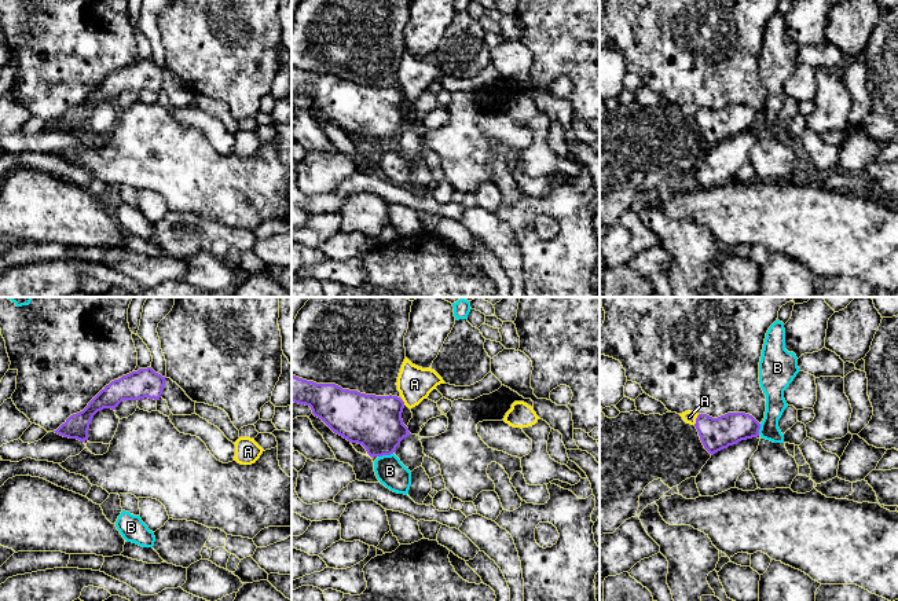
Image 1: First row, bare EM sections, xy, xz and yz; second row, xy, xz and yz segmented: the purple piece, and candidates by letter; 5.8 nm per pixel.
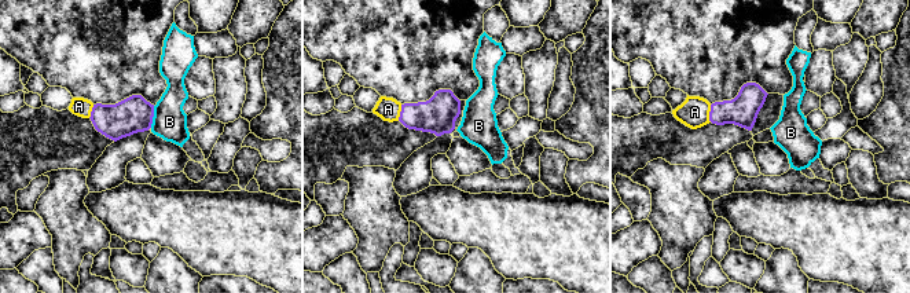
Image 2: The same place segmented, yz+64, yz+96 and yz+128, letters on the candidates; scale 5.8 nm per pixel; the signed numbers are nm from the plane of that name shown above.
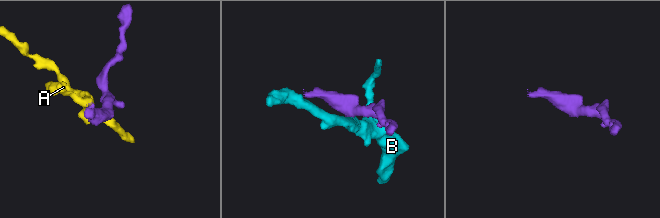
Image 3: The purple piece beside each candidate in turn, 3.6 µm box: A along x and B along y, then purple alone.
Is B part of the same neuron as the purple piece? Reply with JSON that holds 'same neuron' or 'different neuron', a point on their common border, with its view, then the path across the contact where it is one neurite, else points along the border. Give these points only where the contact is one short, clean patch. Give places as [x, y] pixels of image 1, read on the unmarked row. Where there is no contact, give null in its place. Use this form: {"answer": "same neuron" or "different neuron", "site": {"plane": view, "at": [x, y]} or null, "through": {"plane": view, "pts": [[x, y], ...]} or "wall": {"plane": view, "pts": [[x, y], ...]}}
{"answer": "different neuron", "site": {"plane": "xz", "at": [385, 146]}, "wall": {"plane": "xz", "pts": [[392, 145], [378, 149]]}}

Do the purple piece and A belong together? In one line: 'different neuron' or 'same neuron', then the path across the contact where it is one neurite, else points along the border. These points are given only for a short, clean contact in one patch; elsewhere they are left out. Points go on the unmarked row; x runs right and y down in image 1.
different neuron

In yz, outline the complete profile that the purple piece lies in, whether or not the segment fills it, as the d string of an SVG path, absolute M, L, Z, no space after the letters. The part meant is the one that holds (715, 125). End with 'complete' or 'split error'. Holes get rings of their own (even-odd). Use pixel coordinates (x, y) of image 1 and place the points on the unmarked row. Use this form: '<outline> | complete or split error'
M727 105L718 110L699 106L694 118L711 147L741 132L758 129L760 121L760 116L745 105Z | complete

